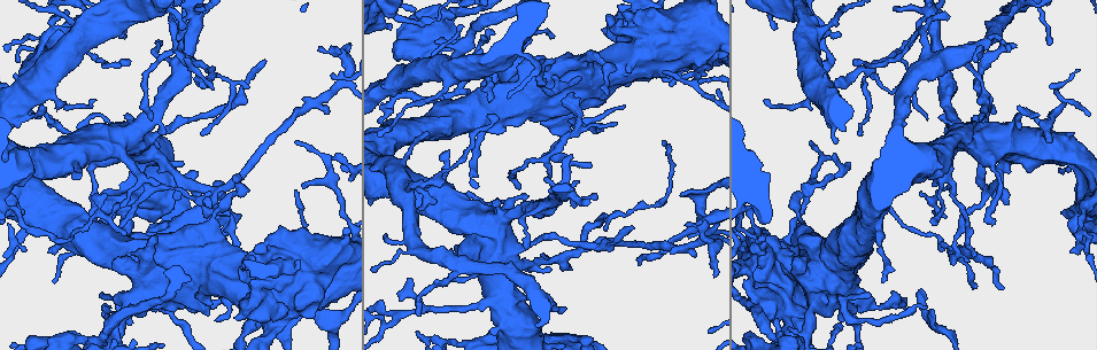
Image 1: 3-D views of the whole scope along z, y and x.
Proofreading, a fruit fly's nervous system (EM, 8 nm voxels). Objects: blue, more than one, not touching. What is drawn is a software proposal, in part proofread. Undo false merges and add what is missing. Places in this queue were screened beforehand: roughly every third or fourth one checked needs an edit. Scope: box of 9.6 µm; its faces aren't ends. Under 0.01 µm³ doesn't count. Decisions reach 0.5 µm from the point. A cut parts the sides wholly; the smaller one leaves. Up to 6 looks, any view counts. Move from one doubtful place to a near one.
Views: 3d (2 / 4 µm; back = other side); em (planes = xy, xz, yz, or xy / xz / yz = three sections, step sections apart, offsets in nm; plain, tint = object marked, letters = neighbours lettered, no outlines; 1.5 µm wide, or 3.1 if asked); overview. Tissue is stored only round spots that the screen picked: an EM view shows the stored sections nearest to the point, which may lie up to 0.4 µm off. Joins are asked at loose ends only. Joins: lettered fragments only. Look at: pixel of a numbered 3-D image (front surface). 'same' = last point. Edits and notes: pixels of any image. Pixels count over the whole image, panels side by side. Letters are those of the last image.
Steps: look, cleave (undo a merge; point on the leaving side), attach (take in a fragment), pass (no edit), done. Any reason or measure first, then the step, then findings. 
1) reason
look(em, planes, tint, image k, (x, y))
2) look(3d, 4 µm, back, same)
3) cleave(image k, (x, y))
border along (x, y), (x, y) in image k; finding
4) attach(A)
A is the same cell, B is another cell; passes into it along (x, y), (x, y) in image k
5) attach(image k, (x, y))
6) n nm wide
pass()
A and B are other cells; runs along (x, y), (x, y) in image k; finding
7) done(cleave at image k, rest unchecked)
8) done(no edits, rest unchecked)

branch point
look(3d, 4 µm, image 1, (1053, 115))

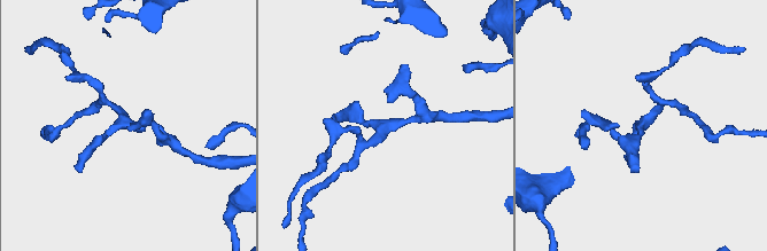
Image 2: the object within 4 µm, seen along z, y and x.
3 arms
look(em, planes, letters, image 2, (127, 123))

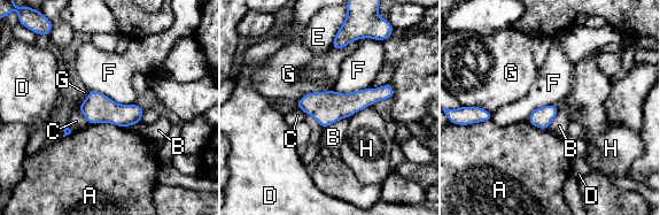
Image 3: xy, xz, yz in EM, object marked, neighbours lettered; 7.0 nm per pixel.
150 nm wide
pass()
A, B, C, D, E, F, G and H are other cells; all the same cell

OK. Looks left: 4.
abrupt turn
look(em, xy, step 4, tint, image 1, (479, 70))

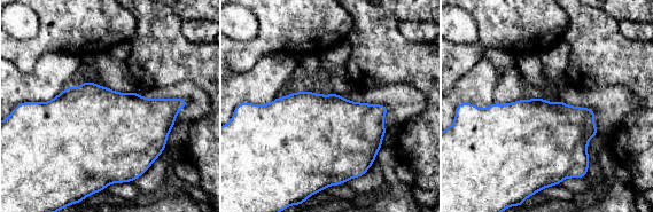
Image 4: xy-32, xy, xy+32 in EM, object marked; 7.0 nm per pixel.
look(em, yz, step 4, letters, same)

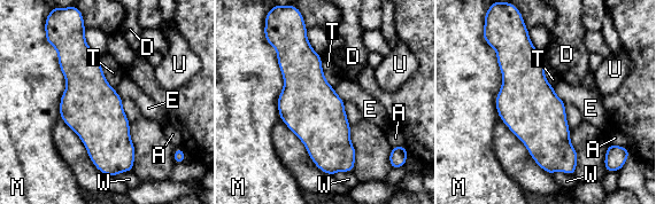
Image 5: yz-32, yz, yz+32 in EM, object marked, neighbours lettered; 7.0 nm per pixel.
pass()
A, D, E, M, T, U and W are other cells; border along (553, 87), (554, 92), (565, 103) in image 5; all the same cell

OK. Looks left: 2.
done(no edits, rest unchecked)

